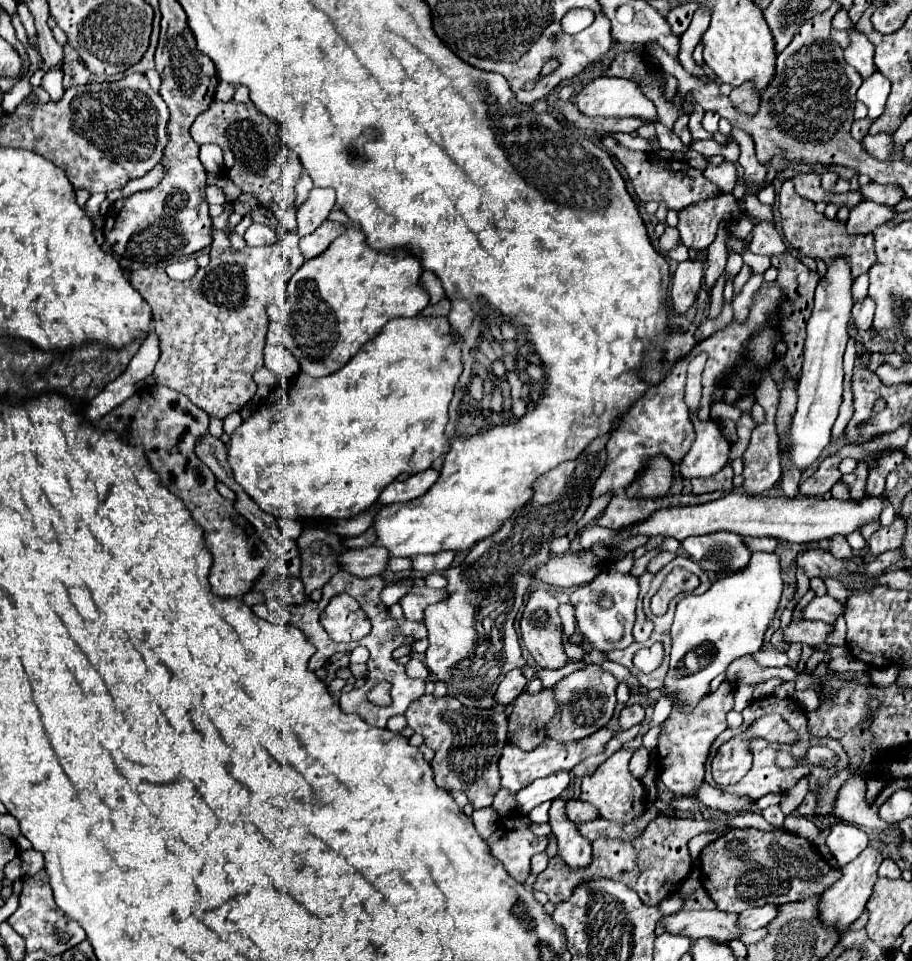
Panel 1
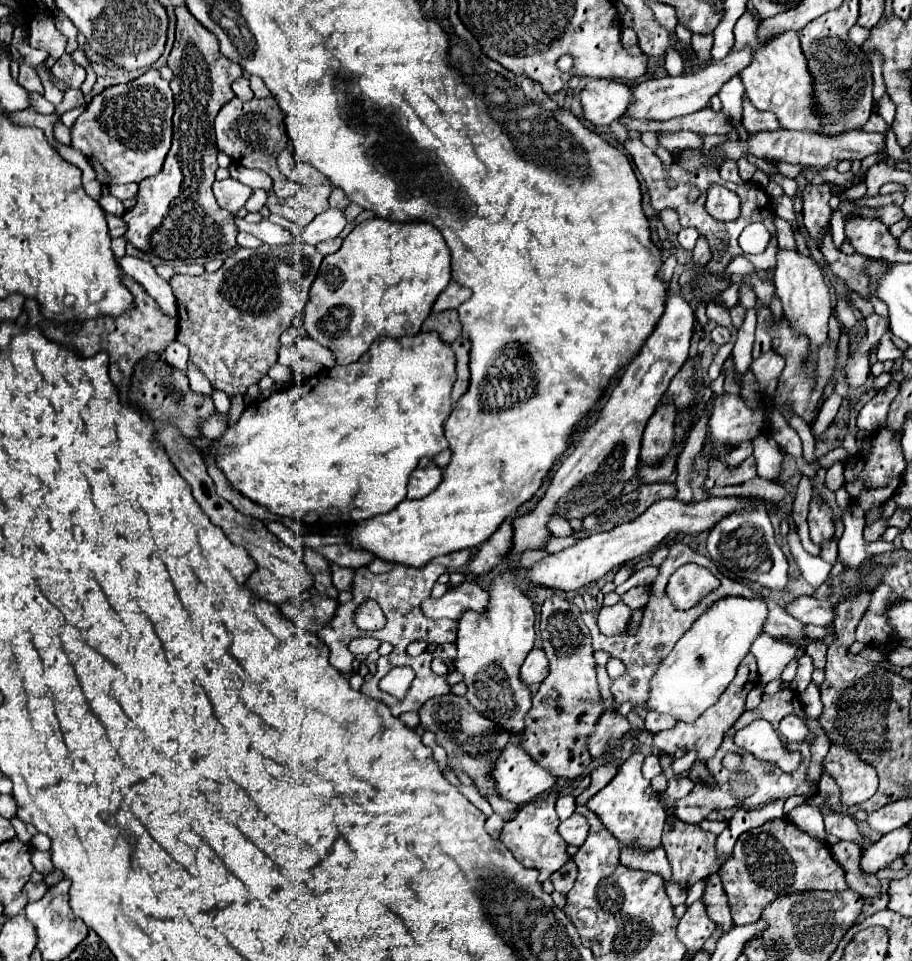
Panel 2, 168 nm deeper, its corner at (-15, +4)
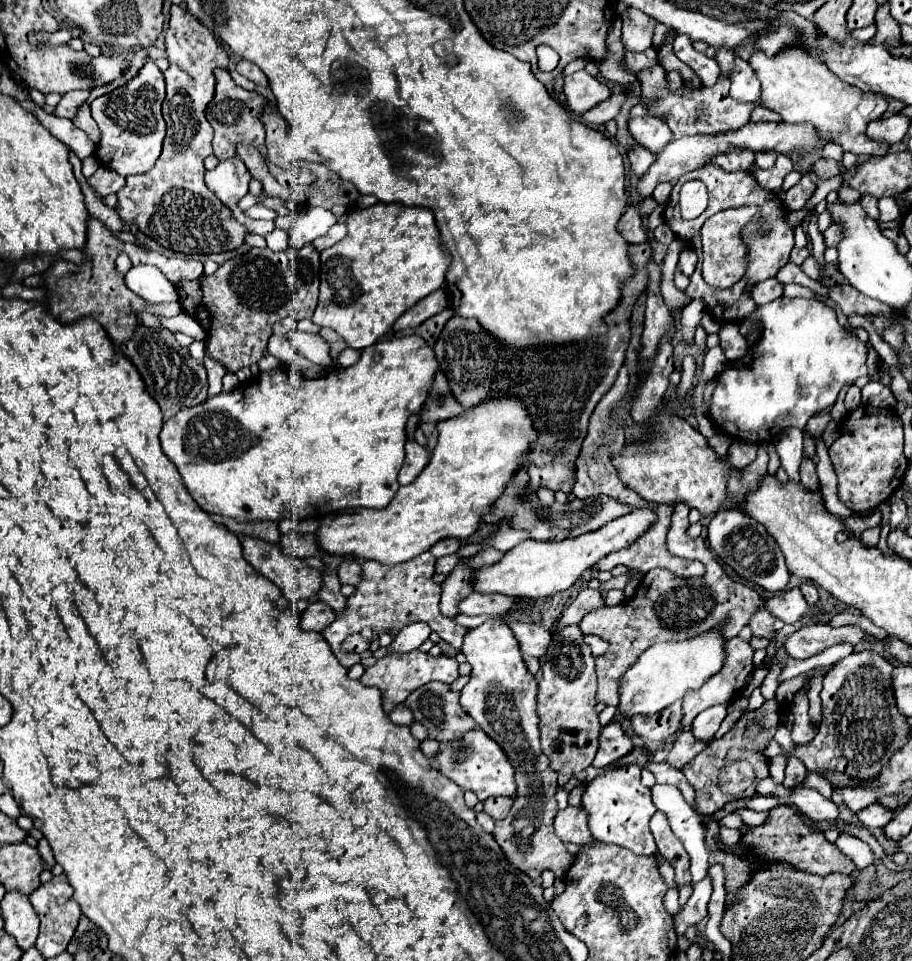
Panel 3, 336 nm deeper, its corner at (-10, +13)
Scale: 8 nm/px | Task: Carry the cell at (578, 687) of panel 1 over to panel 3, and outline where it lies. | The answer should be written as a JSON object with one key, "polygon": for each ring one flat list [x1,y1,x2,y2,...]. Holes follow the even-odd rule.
{"polygon":[[611,721,601,729,599,751,595,755,593,765,595,767,605,767,605,765,617,761,619,757,627,755,631,749,633,749,633,741,625,735,621,723,619,721]]}

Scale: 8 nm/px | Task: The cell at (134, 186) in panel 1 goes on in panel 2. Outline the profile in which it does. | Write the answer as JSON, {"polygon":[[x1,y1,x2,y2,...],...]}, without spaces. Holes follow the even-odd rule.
{"polygon":[[122,184,122,186,112,186,110,194,124,200,124,198,134,198,136,196,136,184]]}

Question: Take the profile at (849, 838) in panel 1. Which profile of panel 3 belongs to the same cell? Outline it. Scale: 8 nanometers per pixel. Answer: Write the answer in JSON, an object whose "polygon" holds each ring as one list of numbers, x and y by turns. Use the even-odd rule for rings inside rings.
{"polygon":[[795,787,795,793,793,793,791,801,797,805,799,811,803,811,803,813,805,813,807,817,811,817,813,821,833,823,833,821,839,817,839,809,837,809,835,801,823,797,823,795,817,793,815,789]]}

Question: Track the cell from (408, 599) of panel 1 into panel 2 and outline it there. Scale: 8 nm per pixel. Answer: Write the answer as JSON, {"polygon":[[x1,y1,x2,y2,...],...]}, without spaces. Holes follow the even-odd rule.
{"polygon":[[464,584,458,590,448,590,442,598,428,598,422,602,422,612,428,618,460,620,464,610,484,612,488,608,488,592,478,584]]}

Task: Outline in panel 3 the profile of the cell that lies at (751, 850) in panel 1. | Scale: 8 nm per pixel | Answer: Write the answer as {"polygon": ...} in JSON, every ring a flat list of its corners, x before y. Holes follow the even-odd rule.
{"polygon":[[787,805,773,807,769,811,769,819,763,825,747,827,745,831,741,831,741,843,745,847,743,855,723,855,723,853,719,853,719,855,709,857,711,863,723,863,723,867,725,867,725,891,727,891,725,905,727,907,737,903,739,891,751,881,753,873,763,865,785,863,785,865,791,865,799,871,821,875,821,877,825,877,829,873,851,875,855,871,855,863,849,857,845,857,835,847,835,843,829,843,821,833,809,831,799,815,789,813]]}

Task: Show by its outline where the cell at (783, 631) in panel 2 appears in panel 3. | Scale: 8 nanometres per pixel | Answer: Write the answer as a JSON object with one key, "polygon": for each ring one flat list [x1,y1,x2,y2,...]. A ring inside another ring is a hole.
{"polygon":[[685,503,673,505,673,521,667,533,667,549,669,553,685,559,699,559,705,565,705,577,701,579,679,579,667,569,651,569,643,575,637,593,633,599,625,601,623,605,615,607,599,607,589,611,579,627,587,635,599,635,609,643,607,653,597,657,597,701,605,705,619,705,619,681,623,673,637,661,637,657,651,645,659,641,671,641,677,637,693,637,695,633,703,633,711,625,719,623,723,617,729,617,731,623,727,625,725,633,727,639,735,637,753,617,757,609,765,609,765,599,751,587,731,581,731,577,723,571,723,567,715,561,713,553,705,545,703,537,689,539,685,535,689,521,687,521,689,507]]}

